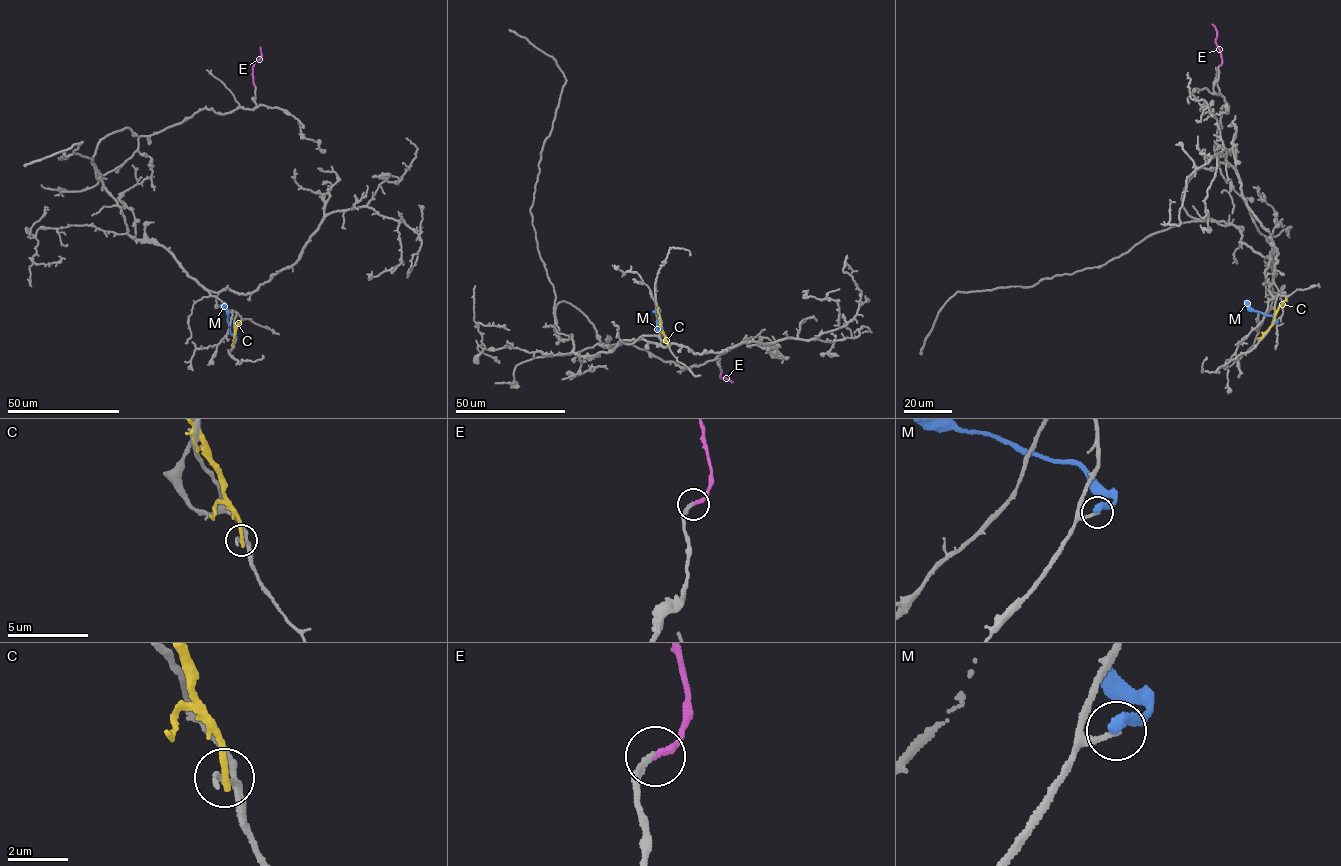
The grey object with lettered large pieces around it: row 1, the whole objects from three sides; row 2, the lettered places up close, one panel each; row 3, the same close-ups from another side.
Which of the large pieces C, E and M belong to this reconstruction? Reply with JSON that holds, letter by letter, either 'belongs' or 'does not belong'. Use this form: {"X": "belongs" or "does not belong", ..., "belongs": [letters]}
{"C": "does not belong", "E": "belongs", "M": "does not belong", "belongs": ["E"]}

